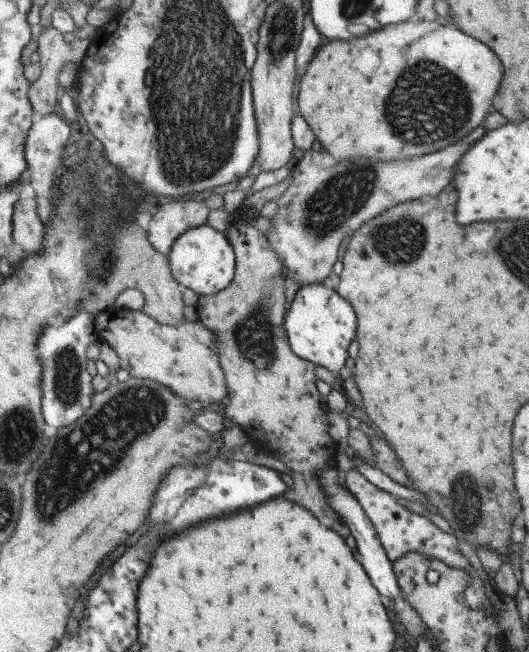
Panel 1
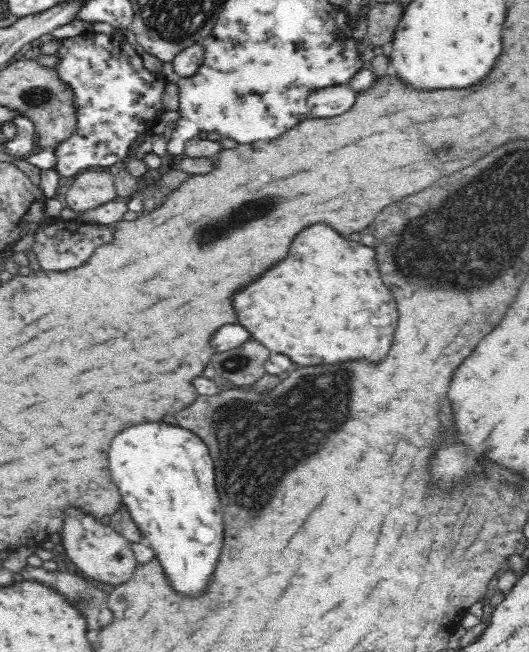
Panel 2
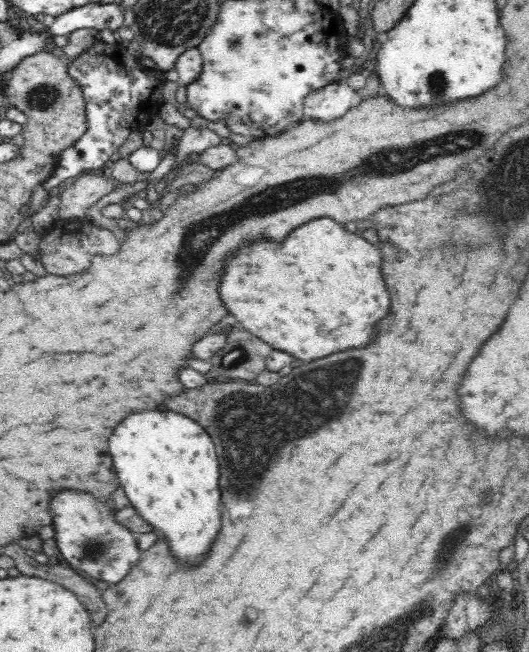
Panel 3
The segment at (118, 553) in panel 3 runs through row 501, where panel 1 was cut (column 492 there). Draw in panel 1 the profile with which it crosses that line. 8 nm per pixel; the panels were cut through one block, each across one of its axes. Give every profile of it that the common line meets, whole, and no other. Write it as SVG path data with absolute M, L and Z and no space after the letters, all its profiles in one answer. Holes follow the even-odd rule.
M418 15L414 19L407 20L403 24L395 24L394 27L383 28L383 32L373 32L371 36L363 36L359 40L335 40L329 42L325 46L321 46L321 50L315 54L313 62L307 68L309 72L305 72L300 78L300 91L297 96L299 112L303 114L303 118L309 122L311 130L315 133L316 139L323 149L329 150L331 156L337 156L337 160L351 160L351 158L377 158L377 160L405 160L409 158L409 152L415 156L427 154L427 152L435 152L441 148L451 146L455 140L463 140L469 132L473 132L475 128L483 125L485 118L489 116L494 109L491 106L501 80L503 80L503 64L497 58L497 54L483 42L479 42L477 38L461 32L459 28L447 26L442 20L435 22L425 22Z

